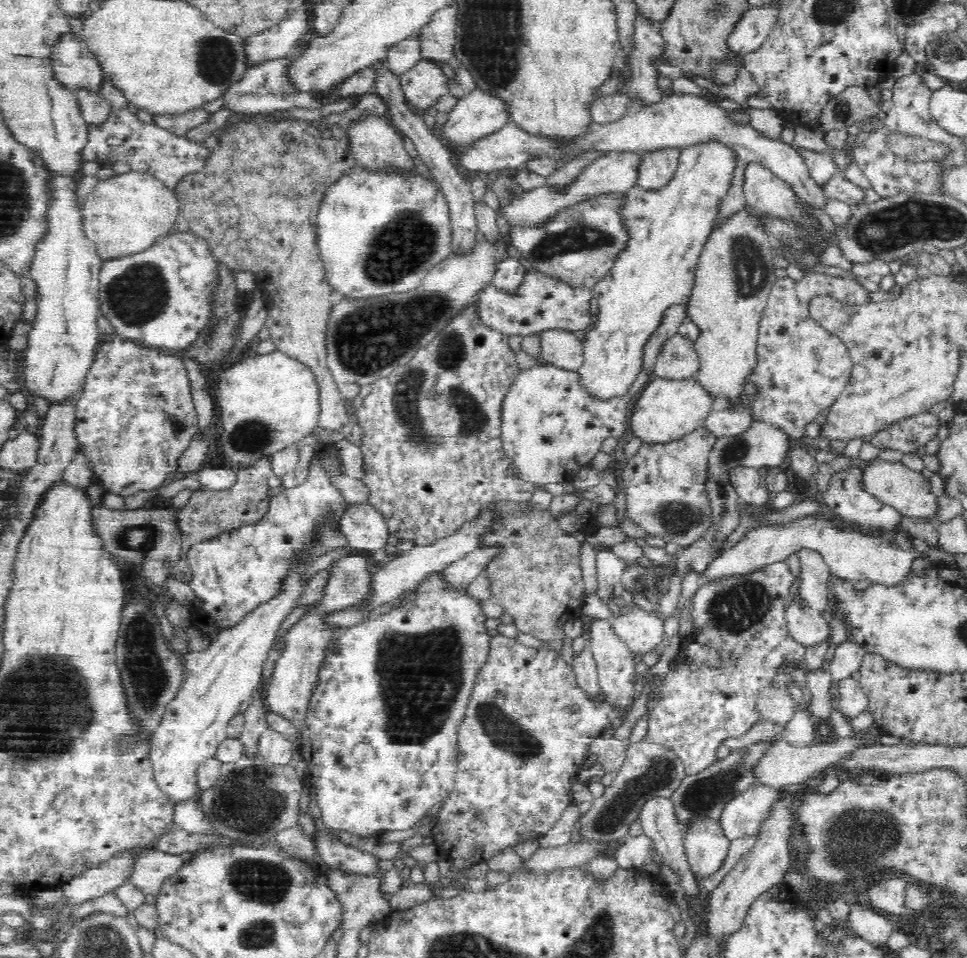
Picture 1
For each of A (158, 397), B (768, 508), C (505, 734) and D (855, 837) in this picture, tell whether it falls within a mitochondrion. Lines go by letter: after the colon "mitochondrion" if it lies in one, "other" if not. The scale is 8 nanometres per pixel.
A: mitochondrion
B: other
C: mitochondrion
D: mitochondrion

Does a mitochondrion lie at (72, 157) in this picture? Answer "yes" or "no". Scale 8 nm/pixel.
no

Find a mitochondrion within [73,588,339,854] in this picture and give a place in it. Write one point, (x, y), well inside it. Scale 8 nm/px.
(249, 802)

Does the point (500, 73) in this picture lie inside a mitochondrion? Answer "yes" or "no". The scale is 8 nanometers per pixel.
yes

